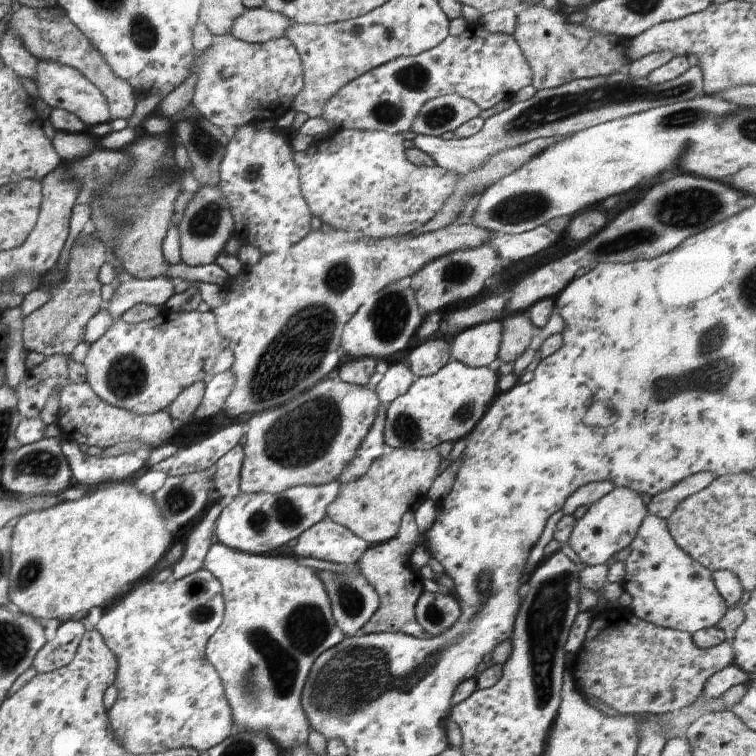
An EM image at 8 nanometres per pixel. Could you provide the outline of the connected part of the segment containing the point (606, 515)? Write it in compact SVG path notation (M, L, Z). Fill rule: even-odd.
M614 487L598 502L591 504L582 518L575 519L568 546L580 560L581 566L602 565L612 556L616 556L620 550L628 548L634 538L638 526L644 522L646 514L652 502L638 496L629 488Z

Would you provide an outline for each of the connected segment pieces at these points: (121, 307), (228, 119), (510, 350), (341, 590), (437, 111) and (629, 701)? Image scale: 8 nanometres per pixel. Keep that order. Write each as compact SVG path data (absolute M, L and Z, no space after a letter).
M124 275L120 286L106 302L108 314L112 318L120 318L126 310L135 304L146 303L163 307L174 293L176 280L168 277L154 277L148 280L138 280L130 275Z
M219 36L218 42L214 46L210 46L203 55L197 55L196 68L193 68L194 74L196 74L196 90L194 101L200 114L209 120L212 124L215 124L218 128L222 126L246 126L247 124L255 124L266 120L276 121L281 116L284 116L288 110L292 109L292 102L296 98L296 94L300 94L300 90L304 88L303 68L302 61L296 47L286 37L278 38L278 40L271 40L265 43L249 43L246 41L238 40L232 36Z
M528 311L506 314L501 320L502 340L496 365L513 363L530 347L534 325L528 318Z
M359 568L340 575L317 570L316 576L322 580L331 600L336 624L346 637L352 637L372 618L379 606L378 594Z
M445 94L429 100L420 108L410 130L418 135L441 137L448 130L455 131L461 124L478 117L480 111L480 107L468 98Z
M607 606L607 608L601 610L600 612L593 613L592 617L592 624L590 624L590 628L588 628L588 632L586 632L584 642L582 642L580 648L574 653L571 662L568 664L568 670L572 673L572 680L574 680L576 690L583 697L596 698L596 700L600 700L600 704L610 706L612 710L615 710L619 714L639 715L640 713L646 713L668 716L668 714L672 714L682 708L695 706L697 704L698 697L703 694L703 686L706 684L706 681L719 670L722 670L734 663L734 650L732 650L732 644L730 644L731 637L727 637L722 644L714 646L714 648L707 648L704 650L703 648L695 645L692 635L689 632L656 626L652 624L652 622L640 620L640 618L632 614L630 610L621 606Z

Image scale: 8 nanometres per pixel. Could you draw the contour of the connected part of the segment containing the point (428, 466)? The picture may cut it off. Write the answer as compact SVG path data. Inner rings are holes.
M436 447L425 451L394 449L376 458L362 478L341 484L336 500L328 504L327 515L369 545L386 542L398 534L403 514L430 490L440 472L440 464L442 460Z

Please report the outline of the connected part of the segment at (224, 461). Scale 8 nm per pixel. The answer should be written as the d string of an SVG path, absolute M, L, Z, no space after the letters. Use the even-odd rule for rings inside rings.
M237 444L214 464L216 470L212 480L222 497L228 496L234 499L241 493L239 484L243 458L243 446Z

